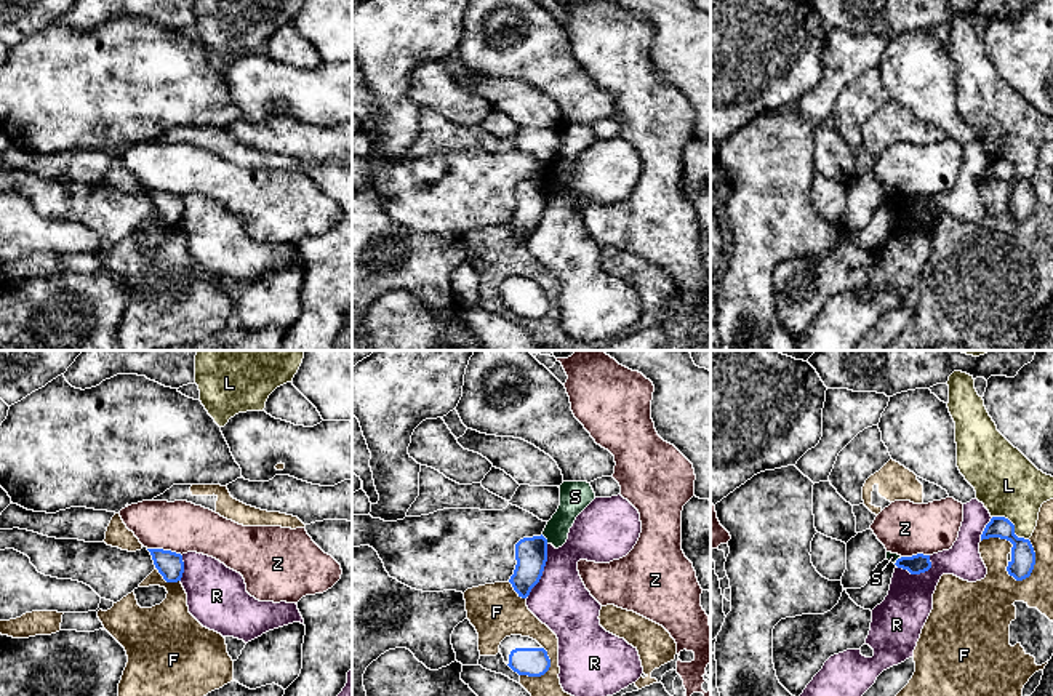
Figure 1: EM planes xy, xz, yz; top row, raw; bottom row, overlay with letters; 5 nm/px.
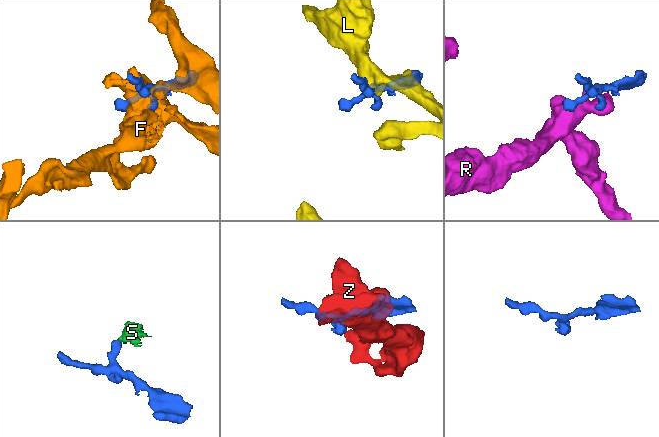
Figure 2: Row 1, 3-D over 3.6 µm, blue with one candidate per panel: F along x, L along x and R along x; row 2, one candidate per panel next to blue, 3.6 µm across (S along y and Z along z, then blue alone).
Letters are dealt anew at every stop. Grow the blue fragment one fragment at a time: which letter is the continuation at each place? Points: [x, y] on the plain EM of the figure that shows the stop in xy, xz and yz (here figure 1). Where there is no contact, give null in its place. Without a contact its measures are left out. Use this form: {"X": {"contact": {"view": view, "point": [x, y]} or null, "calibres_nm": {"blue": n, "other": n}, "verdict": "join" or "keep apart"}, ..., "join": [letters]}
{"F": {"contact": {"view": "yz", "point": [1034, 205]}, "calibres_nm": {"blue": 130, "other": 200}, "verdict": "keep apart"}, "L": {"contact": {"view": "yz", "point": [1013, 167]}, "calibres_nm": {"blue": 130, "other": 320}, "verdict": "keep apart"}, "R": {"contact": {"view": "xz", "point": [543, 212]}, "calibres_nm": {"blue": 160, "other": 280}, "verdict": "keep apart"}, "S": {"contact": {"view": "xz", "point": [546, 181]}, "calibres_nm": {"blue": 160, "other": 140}, "verdict": "keep apart"}, "Z": {"contact": {"view": "xy", "point": [165, 192]}, "calibres_nm": {"blue": 140, "other": 260}, "verdict": "keep apart"}, "join": []}

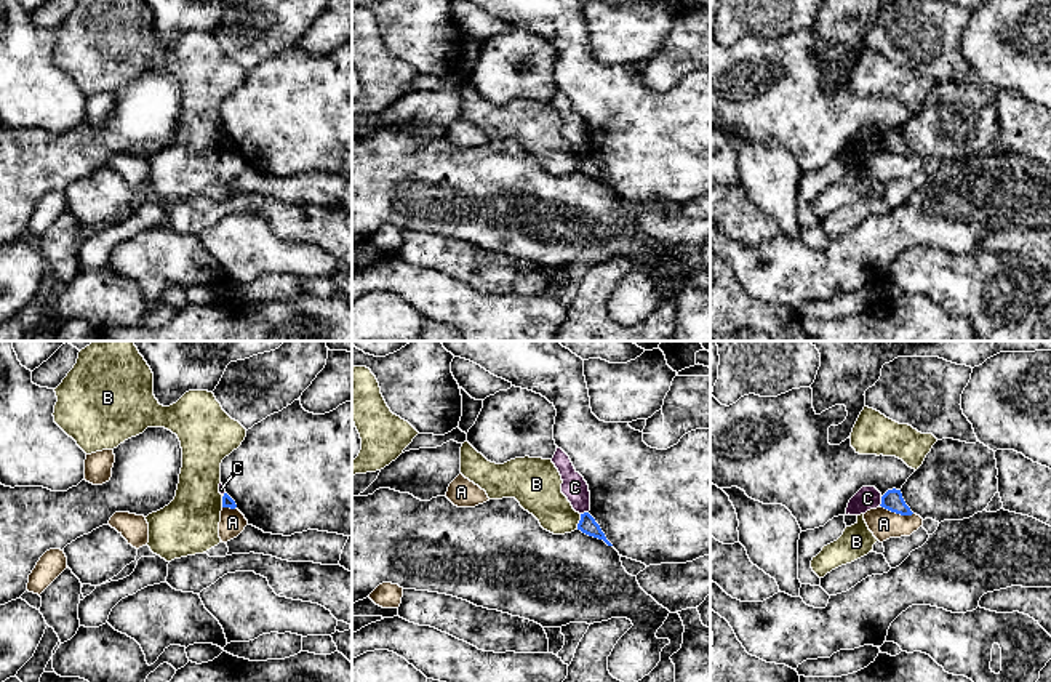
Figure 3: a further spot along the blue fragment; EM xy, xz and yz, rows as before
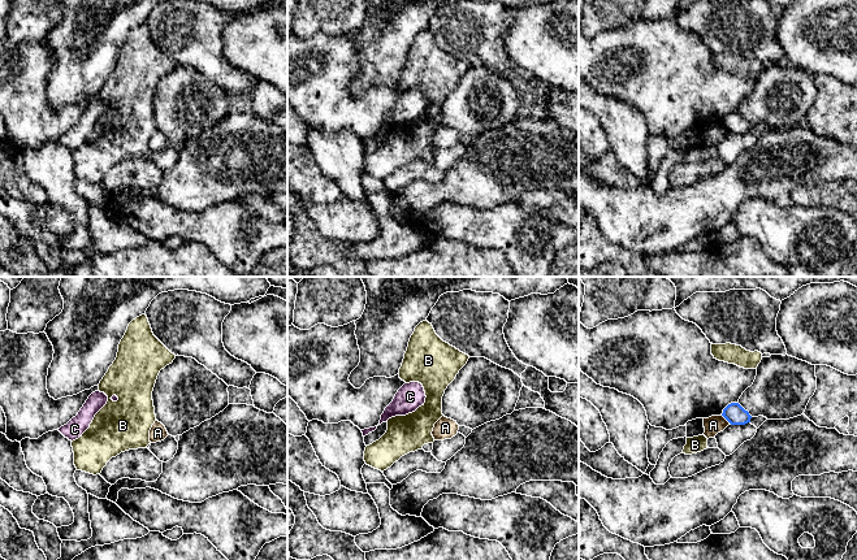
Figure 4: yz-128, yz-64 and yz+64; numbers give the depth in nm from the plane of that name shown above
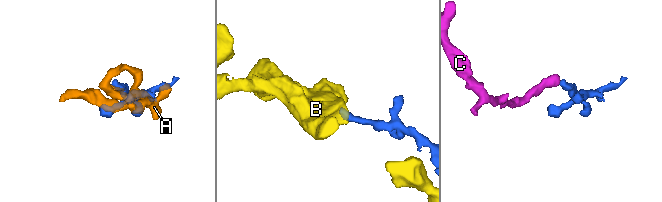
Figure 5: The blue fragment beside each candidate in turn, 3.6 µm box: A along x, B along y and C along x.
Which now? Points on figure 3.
{"A": {"contact": {"view": "yz", "point": [896, 154]}, "calibres_nm": {"blue": 100, "other": 150}, "verdict": "keep apart"}, "B": {"contact": {"view": "xz", "point": [579, 164]}, "calibres_nm": {"blue": 90, "other": 220}, "verdict": "keep apart"}, "C": {"contact": {"view": "yz", "point": [882, 143]}, "calibres_nm": {"blue": 100, "other": 120}, "verdict": "keep apart"}, "join": []}

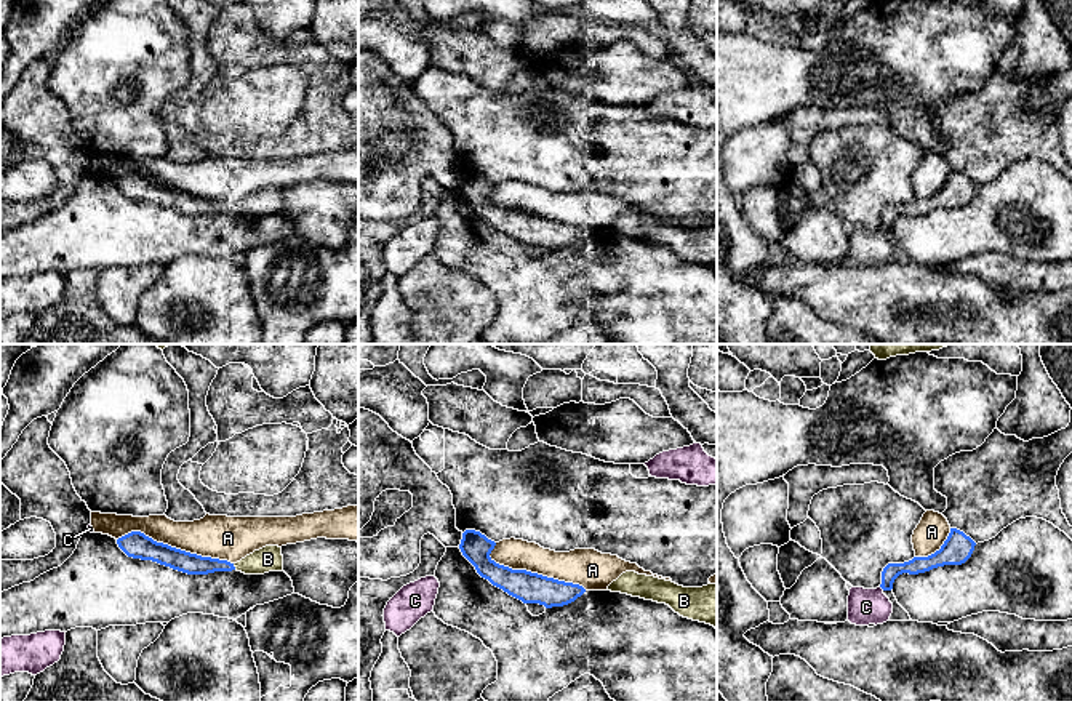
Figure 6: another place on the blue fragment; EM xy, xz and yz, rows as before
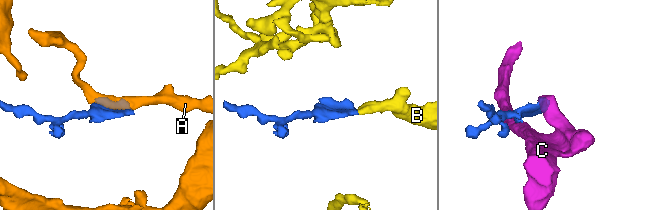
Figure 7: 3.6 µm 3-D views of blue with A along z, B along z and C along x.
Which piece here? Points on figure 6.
{"A": {"contact": {"view": "xy", "point": [175, 189]}, "calibres_nm": {"blue": 140, "other": 220}, "verdict": "keep apart"}, "B": {"contact": {"view": "xy", "point": [234, 208]}, "calibres_nm": {"blue": 110, "other": 130}, "verdict": "join"}, "C": {"contact": {"view": "yz", "point": [882, 229]}, "calibres_nm": {"blue": 80, "other": 180}, "verdict": "keep apart"}, "join": ["B"]}

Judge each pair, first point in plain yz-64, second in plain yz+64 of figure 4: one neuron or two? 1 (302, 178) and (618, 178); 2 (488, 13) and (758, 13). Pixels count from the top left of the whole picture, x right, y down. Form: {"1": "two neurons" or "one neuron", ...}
{"1": "one neuron", "2": "one neuron"}

